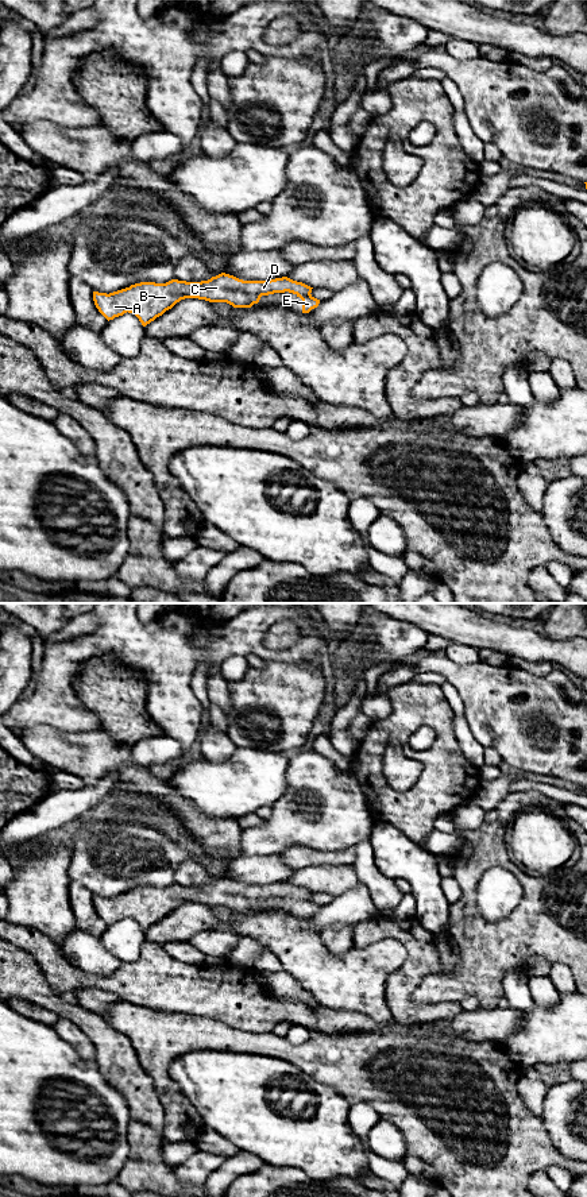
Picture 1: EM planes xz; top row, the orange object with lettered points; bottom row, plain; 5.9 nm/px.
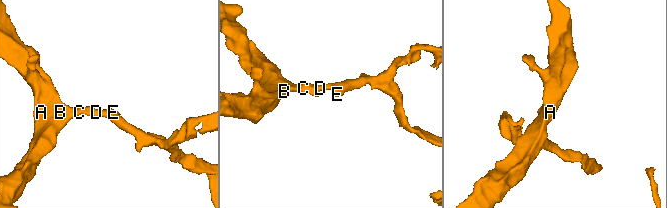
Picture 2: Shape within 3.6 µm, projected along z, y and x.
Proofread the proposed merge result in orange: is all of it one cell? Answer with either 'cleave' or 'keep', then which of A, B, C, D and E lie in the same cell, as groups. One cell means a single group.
keep | A B C D E

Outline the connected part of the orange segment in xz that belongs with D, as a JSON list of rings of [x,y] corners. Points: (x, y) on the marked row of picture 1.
[[[221,273],[201,282],[178,279],[166,283],[140,282],[109,294],[93,291],[93,301],[108,321],[128,312],[146,327],[185,298],[227,302],[233,308],[251,308],[259,302],[262,296],[289,291],[302,300],[302,313],[309,313],[320,304],[320,300],[310,294],[312,289],[287,277],[270,281],[243,281]]]

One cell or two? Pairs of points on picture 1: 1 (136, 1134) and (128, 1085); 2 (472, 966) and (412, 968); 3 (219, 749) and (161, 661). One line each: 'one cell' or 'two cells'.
1: two cells
2: two cells
3: two cells

